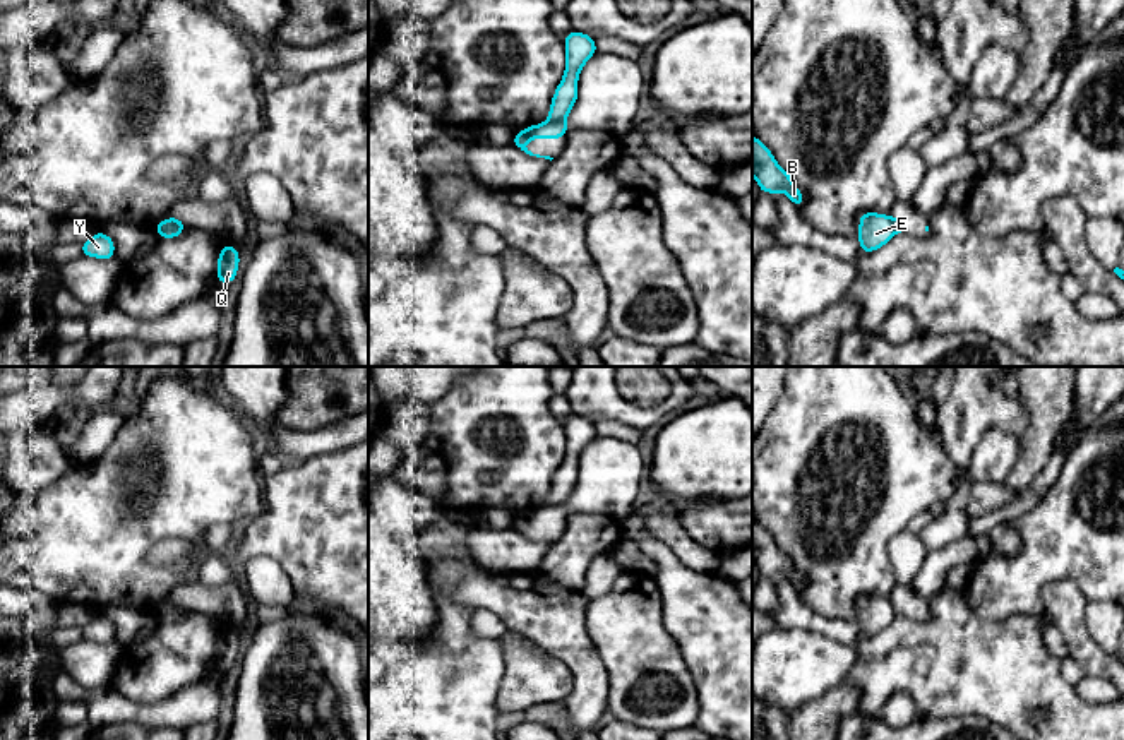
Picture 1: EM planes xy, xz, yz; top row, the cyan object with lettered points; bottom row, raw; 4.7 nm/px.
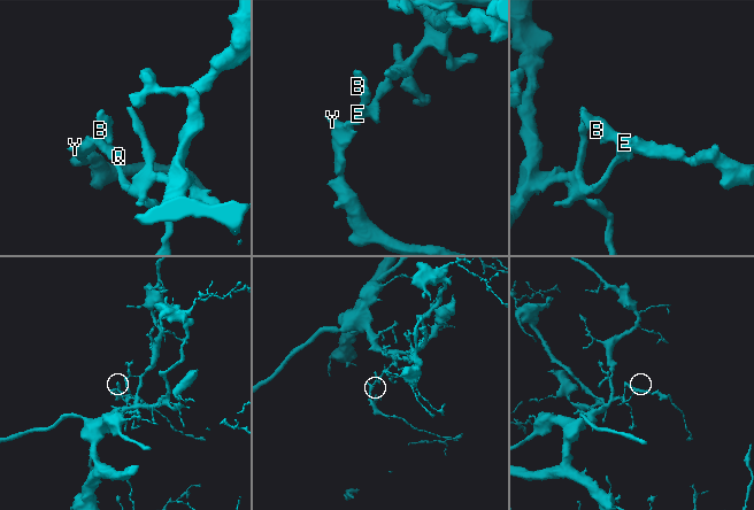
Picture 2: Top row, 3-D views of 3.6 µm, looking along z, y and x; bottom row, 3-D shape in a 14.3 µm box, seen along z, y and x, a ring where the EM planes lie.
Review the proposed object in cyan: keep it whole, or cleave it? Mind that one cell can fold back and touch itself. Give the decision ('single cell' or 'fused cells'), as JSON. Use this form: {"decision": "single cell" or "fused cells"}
{"decision": "fused cells"}

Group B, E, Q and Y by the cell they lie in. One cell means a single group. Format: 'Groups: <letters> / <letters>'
Groups: B E Q / Y

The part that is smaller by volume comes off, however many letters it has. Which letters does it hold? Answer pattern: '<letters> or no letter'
Y

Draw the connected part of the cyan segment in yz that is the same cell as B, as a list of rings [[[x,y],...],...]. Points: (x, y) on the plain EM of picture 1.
[[[754,519],[752,560],[757,564],[761,577],[785,576],[797,593],[802,591],[804,577],[793,569],[792,560],[778,550],[773,536]]]

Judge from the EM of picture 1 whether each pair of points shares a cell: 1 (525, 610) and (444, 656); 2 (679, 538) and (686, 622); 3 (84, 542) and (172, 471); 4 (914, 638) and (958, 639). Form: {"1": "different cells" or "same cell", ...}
{"1": "different cells", "2": "different cells", "3": "same cell", "4": "same cell"}

